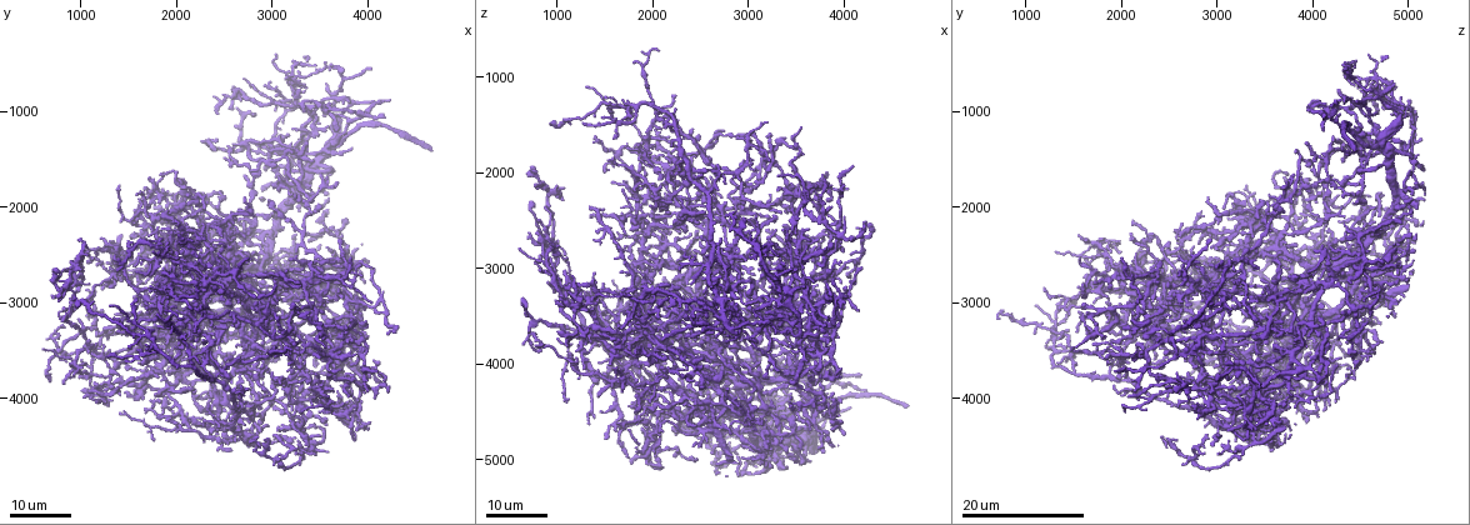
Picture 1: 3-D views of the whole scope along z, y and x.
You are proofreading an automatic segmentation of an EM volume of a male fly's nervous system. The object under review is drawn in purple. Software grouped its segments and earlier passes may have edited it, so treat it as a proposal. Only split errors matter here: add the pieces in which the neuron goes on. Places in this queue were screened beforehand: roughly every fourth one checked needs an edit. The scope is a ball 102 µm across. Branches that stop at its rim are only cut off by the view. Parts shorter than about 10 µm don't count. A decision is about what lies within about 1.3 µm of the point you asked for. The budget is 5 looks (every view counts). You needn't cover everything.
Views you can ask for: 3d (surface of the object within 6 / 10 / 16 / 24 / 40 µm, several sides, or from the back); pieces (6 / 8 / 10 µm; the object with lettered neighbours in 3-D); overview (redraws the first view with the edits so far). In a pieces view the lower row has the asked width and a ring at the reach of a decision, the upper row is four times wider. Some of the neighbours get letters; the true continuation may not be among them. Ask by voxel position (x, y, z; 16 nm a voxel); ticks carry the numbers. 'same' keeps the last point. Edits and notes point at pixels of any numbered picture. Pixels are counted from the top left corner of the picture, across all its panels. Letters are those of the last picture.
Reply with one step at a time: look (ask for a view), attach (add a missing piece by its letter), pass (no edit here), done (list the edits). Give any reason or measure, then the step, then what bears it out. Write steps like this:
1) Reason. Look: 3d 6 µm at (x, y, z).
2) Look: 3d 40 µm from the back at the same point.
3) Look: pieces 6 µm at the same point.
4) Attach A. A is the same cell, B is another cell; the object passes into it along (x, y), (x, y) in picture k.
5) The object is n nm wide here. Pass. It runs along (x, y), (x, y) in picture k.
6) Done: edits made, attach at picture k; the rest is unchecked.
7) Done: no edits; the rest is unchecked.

Free end. Look: 3d 24 µm at (3780, 2620, 3380).

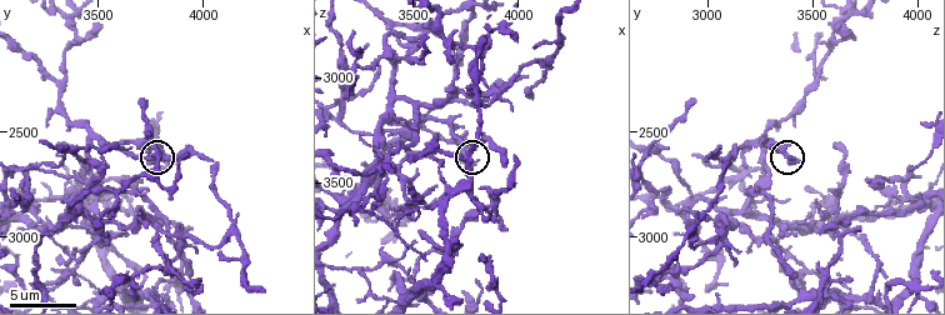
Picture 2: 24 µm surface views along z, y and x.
Look: pieces 8 µm at (3800, 2630, 3400).

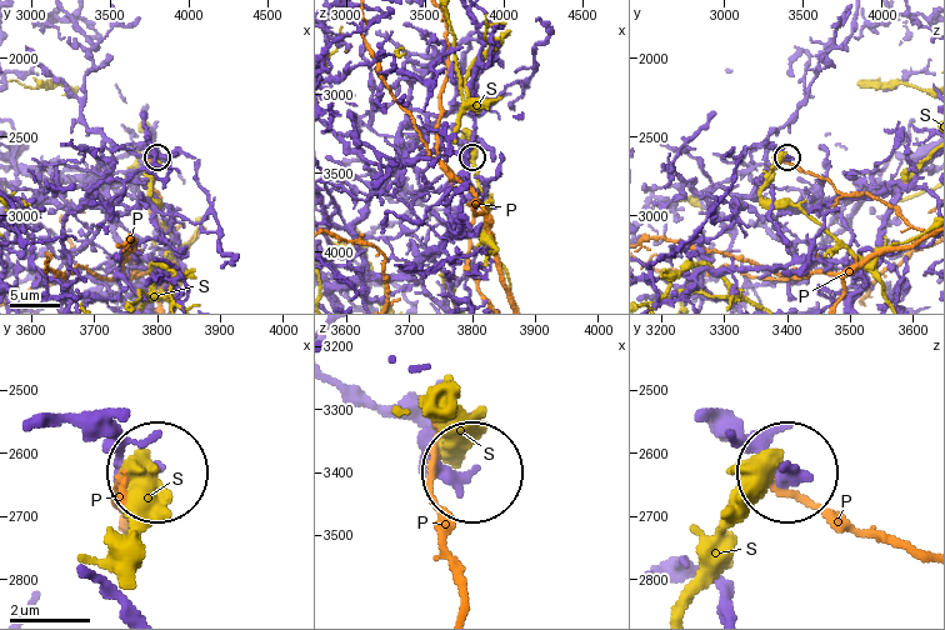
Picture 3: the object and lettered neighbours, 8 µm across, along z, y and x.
Pass. P and S are other cells; it runs along (729, 421), (790, 468) in picture 3; none of them fits.

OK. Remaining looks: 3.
Free end. Look: 3d 24 µm at (3420, 2560, 2380).

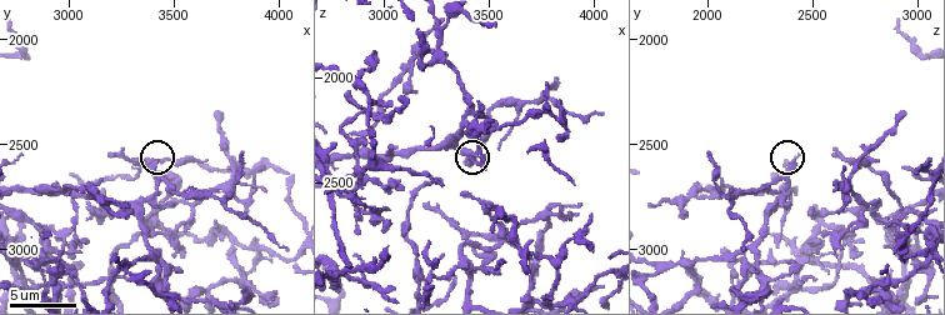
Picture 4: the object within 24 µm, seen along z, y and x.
Look: pieces 6 µm at (3410, 2590, 2420).

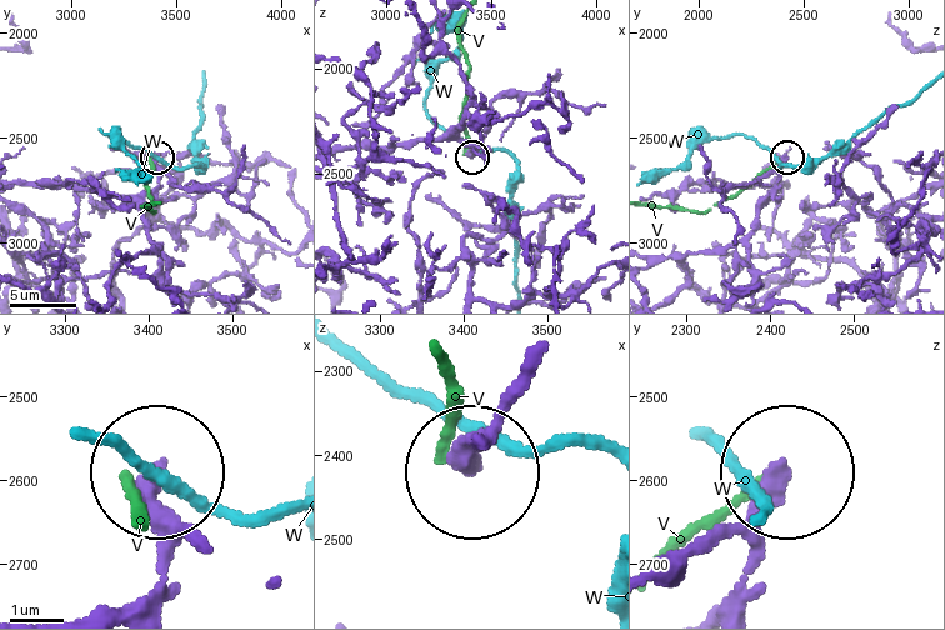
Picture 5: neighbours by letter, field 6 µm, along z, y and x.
The object is 400 nm wide here. Pass. V and W are other cells; no lettered piece goes on from it.

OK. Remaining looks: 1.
Done: no edits; the rest is unchecked.

